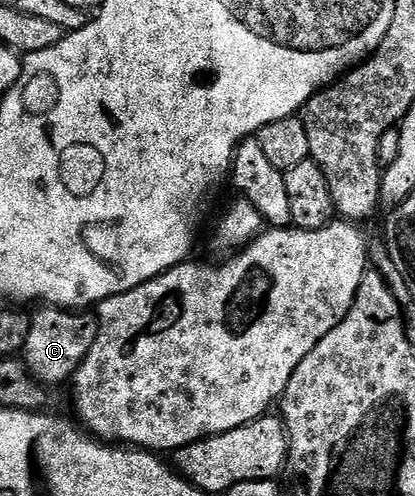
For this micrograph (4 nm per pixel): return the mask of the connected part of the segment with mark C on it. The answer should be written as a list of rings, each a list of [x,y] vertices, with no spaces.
[[[41,306],[38,309],[37,313],[32,313],[23,353],[29,373],[49,386],[59,384],[63,380],[72,381],[83,358],[87,358],[87,350],[91,350],[97,337],[97,317],[85,310],[52,306]]]

